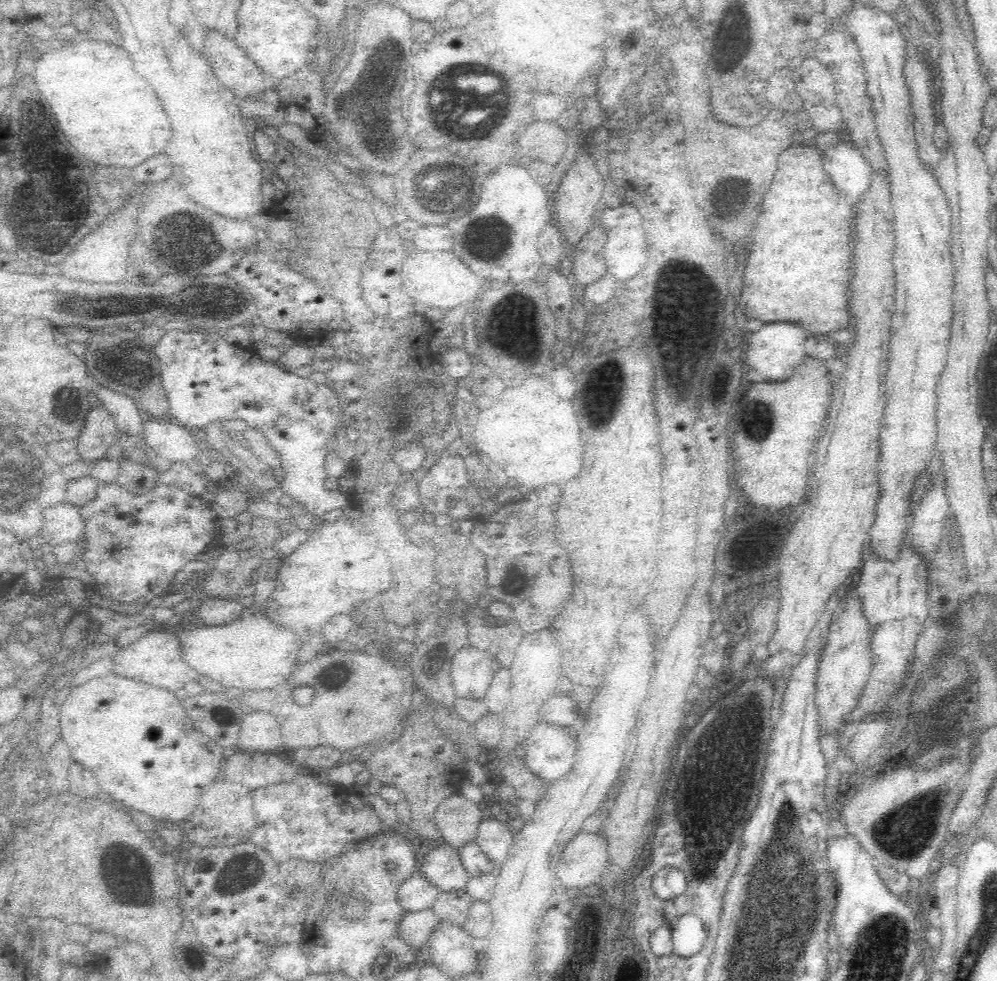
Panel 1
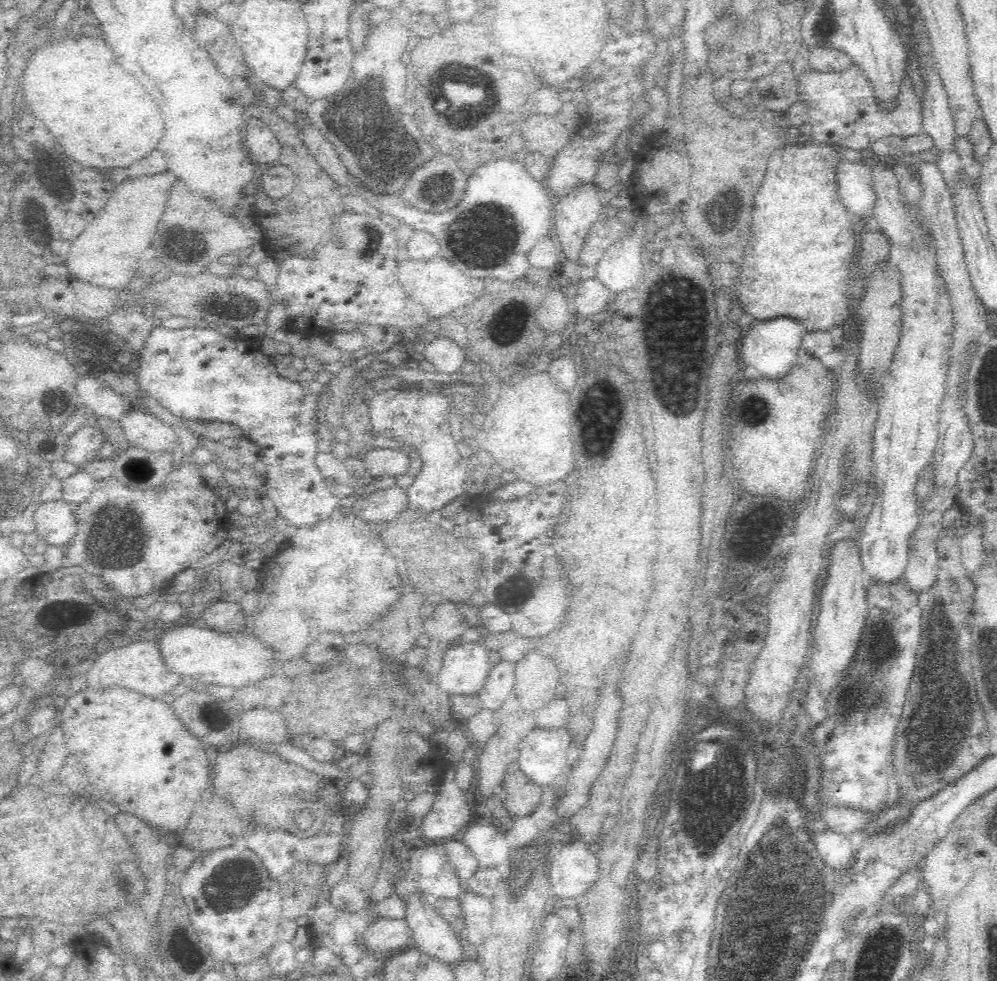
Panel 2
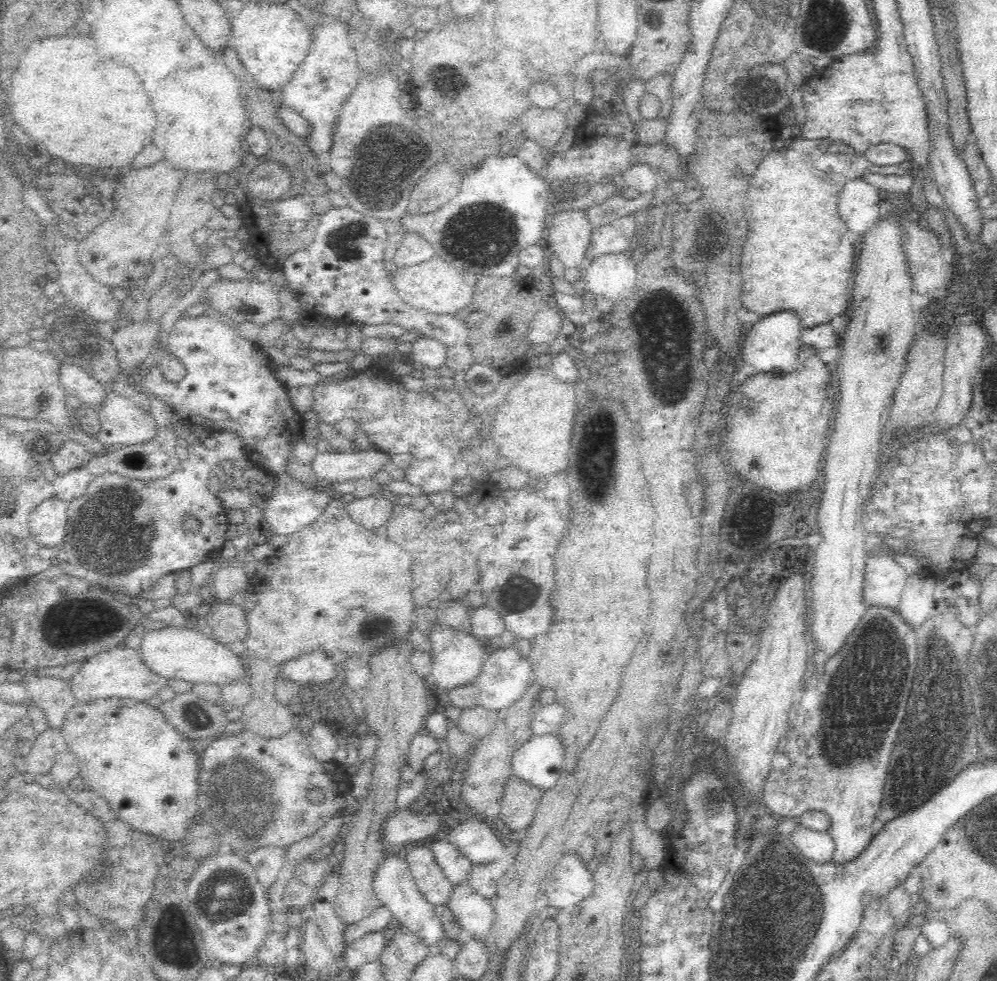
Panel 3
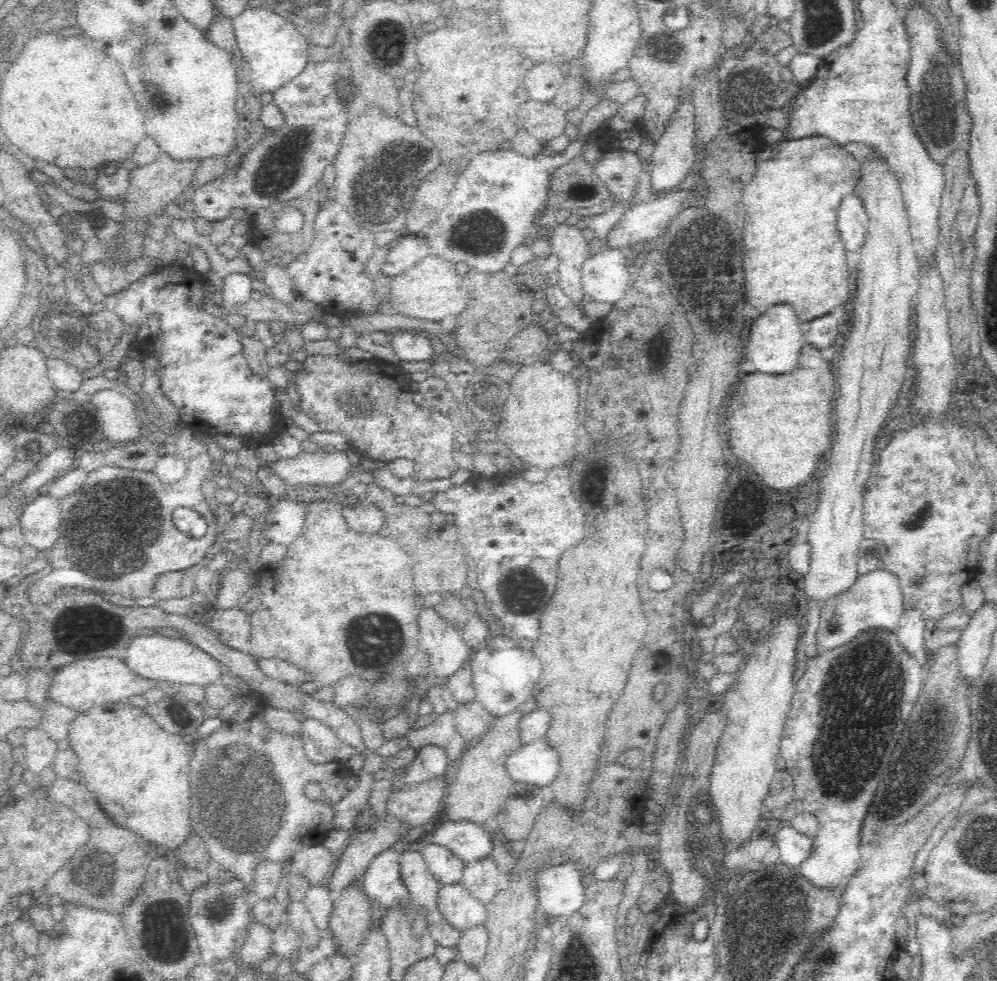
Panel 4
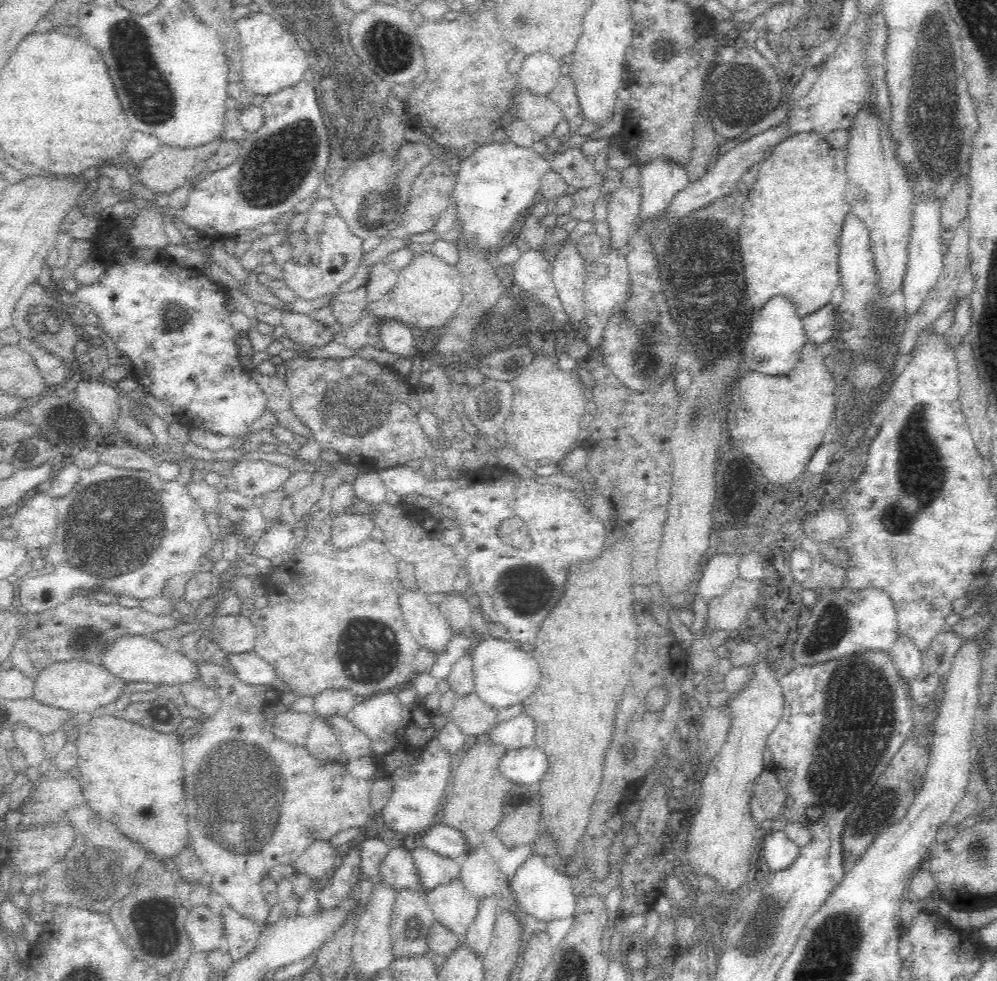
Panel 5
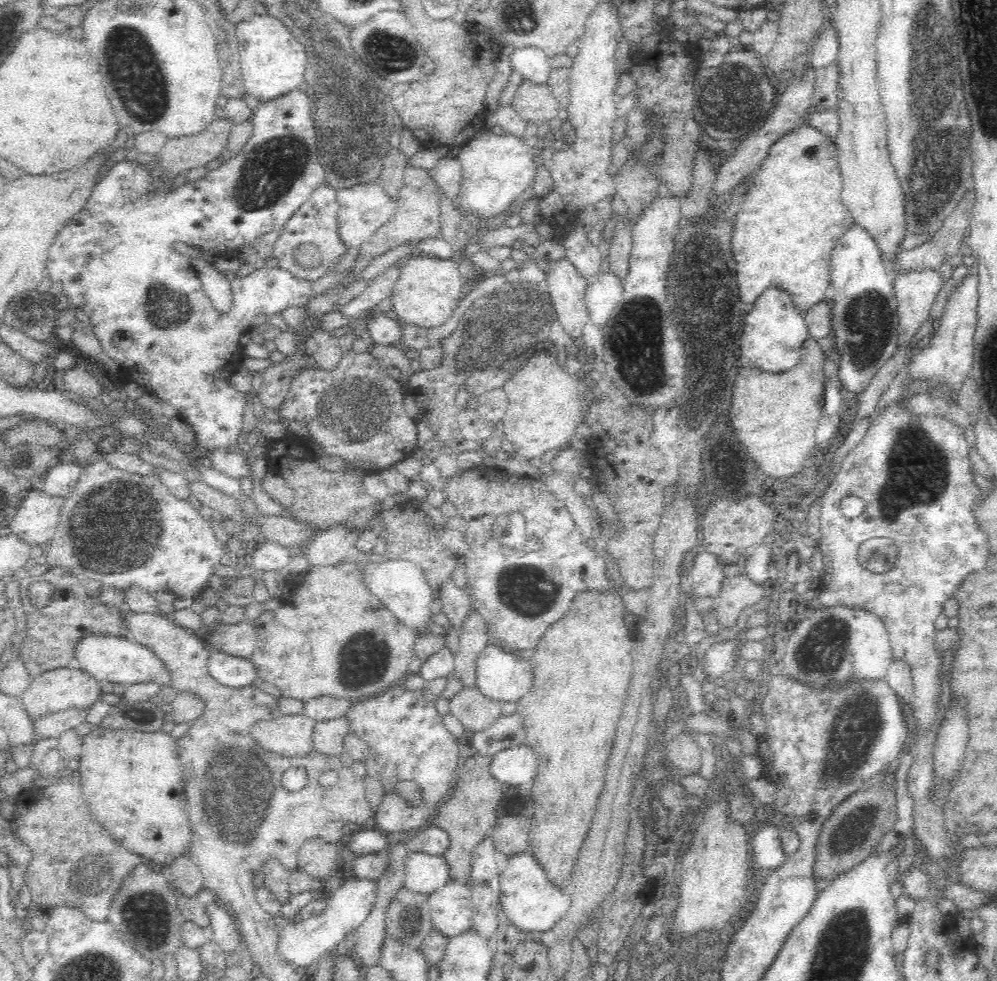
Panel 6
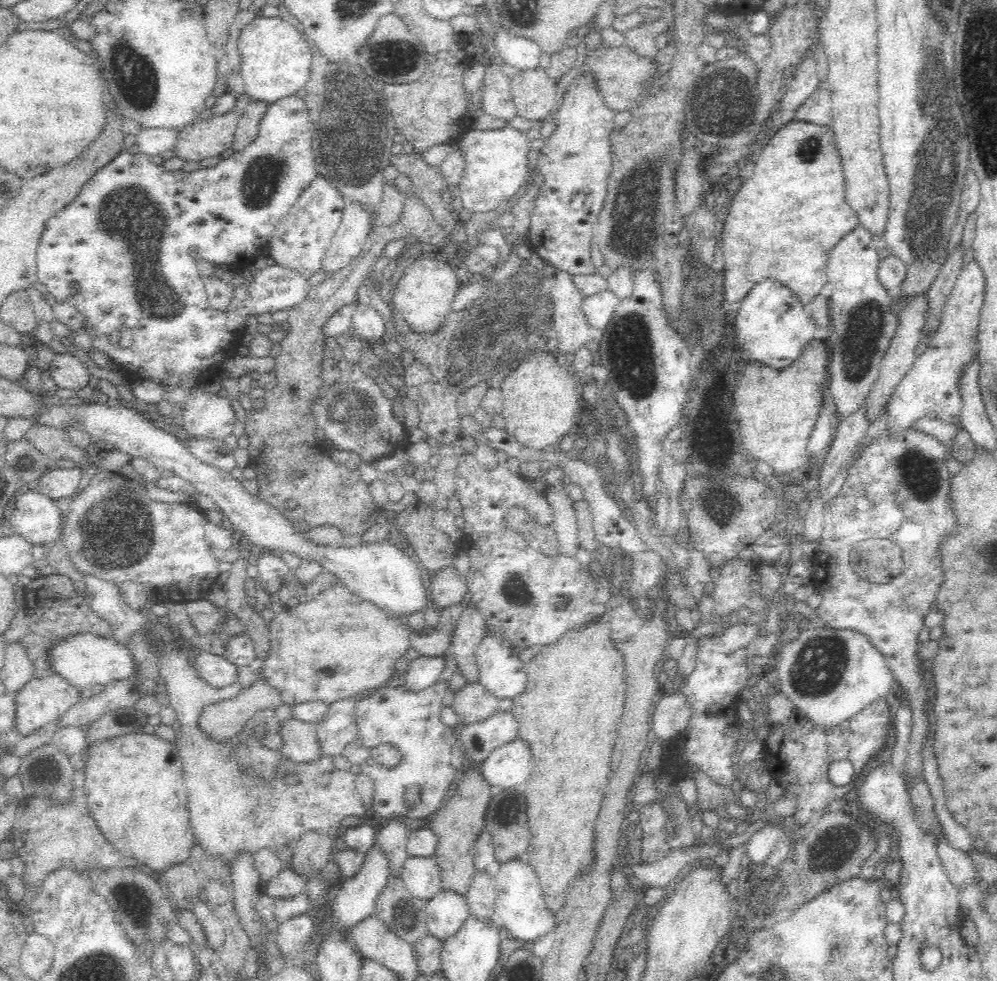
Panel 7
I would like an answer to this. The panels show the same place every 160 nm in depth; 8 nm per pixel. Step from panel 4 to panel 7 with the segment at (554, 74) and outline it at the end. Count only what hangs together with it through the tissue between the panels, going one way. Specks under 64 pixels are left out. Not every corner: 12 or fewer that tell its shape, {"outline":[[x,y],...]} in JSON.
{"outline":[[498,30],[500,56],[514,68],[538,70],[540,48]]}

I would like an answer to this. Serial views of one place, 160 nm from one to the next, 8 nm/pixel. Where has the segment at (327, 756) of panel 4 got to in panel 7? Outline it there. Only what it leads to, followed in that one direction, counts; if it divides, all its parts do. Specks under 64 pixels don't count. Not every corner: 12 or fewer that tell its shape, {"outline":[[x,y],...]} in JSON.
{"outline":[[355,700],[332,702],[315,723],[322,755],[357,738]]}

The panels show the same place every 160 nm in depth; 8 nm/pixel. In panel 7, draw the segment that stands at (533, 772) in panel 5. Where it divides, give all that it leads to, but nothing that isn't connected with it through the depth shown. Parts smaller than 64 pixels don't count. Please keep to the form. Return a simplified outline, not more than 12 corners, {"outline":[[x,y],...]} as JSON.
{"outline":[[518,738],[493,750],[481,769],[492,786],[524,784],[534,758]]}

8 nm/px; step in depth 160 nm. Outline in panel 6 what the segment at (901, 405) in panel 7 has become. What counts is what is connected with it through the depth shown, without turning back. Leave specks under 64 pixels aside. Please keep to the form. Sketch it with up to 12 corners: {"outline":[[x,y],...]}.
{"outline":[[977,275],[944,307],[911,374],[960,386],[972,368]]}

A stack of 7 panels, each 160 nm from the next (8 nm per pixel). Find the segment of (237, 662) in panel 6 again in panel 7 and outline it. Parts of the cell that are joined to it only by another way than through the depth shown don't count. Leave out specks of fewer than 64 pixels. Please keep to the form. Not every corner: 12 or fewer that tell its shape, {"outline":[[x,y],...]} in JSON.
{"outline":[[201,651],[199,675],[216,688],[238,683],[238,665]]}

